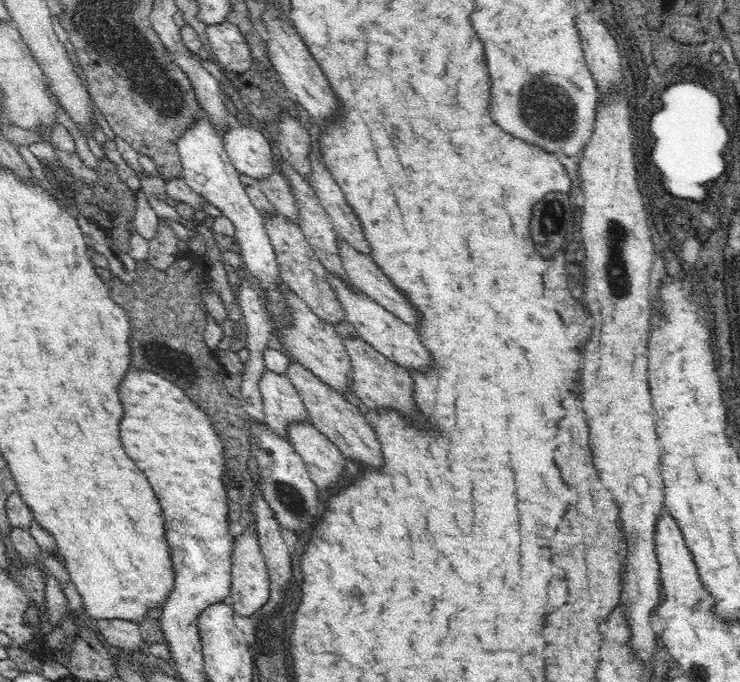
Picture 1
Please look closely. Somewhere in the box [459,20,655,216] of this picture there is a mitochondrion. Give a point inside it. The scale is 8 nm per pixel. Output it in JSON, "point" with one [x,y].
{"point":[559,129]}

